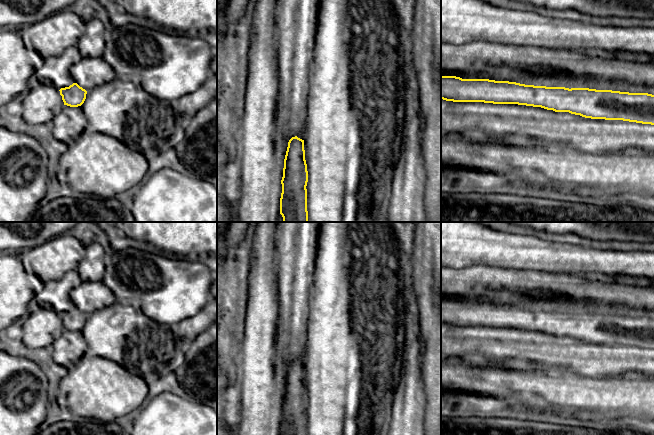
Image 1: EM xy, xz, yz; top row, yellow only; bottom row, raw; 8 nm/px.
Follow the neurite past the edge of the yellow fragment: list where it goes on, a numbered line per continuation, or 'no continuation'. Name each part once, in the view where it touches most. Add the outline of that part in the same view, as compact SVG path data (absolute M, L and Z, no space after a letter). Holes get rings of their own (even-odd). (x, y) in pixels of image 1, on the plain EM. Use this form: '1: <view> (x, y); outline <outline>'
no continuation

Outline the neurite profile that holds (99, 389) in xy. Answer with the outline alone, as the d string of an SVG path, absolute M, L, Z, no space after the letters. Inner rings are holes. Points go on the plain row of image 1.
M83 356L60 384L74 416L110 423L134 416L145 405L149 383L109 359Z

